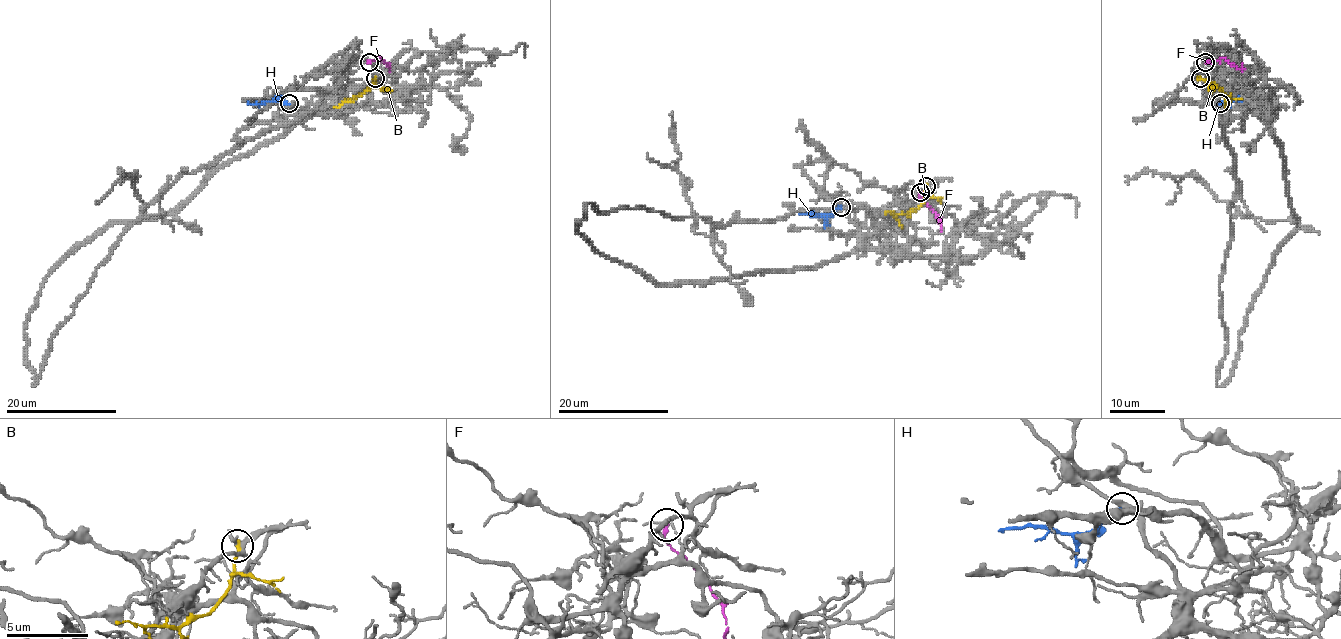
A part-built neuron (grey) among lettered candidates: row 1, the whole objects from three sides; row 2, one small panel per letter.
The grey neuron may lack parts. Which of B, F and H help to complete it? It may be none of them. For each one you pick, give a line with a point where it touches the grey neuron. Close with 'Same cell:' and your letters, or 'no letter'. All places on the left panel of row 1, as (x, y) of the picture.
H: (289, 103)
Same cell: H

